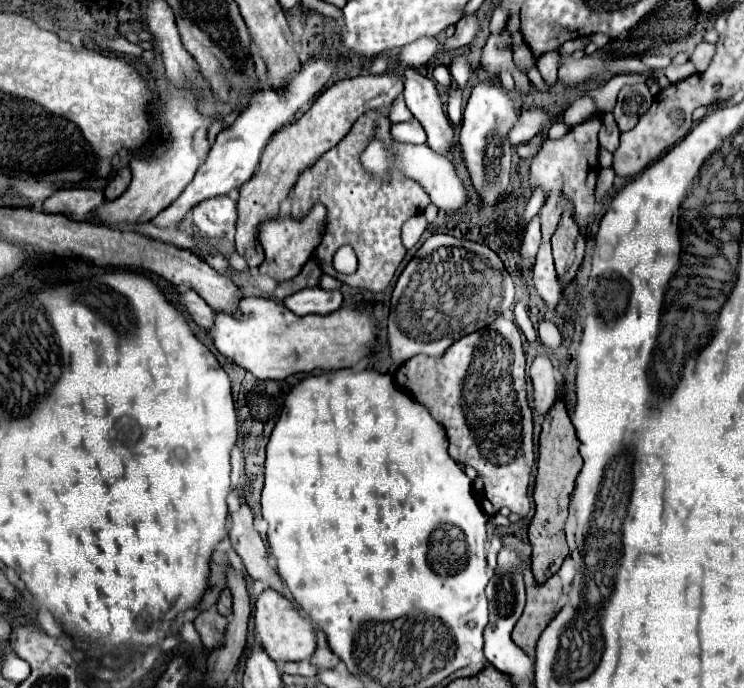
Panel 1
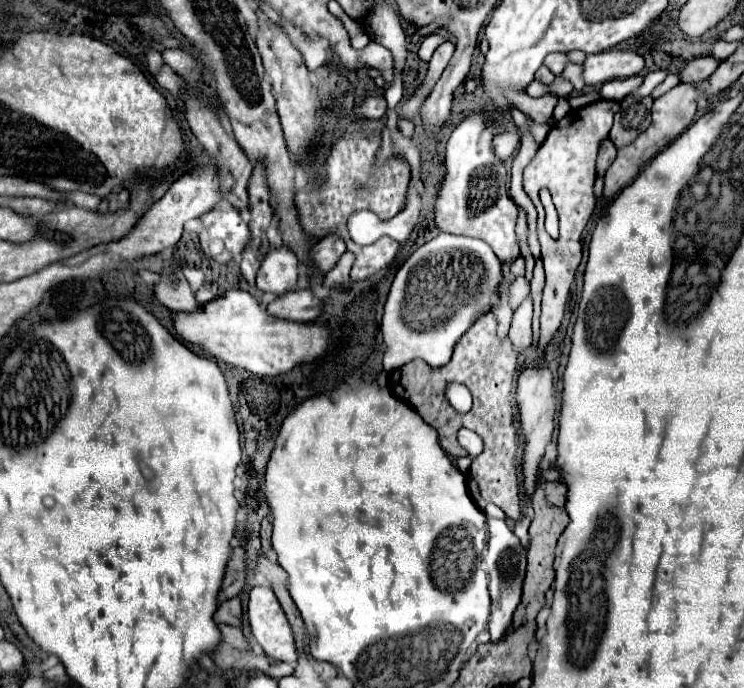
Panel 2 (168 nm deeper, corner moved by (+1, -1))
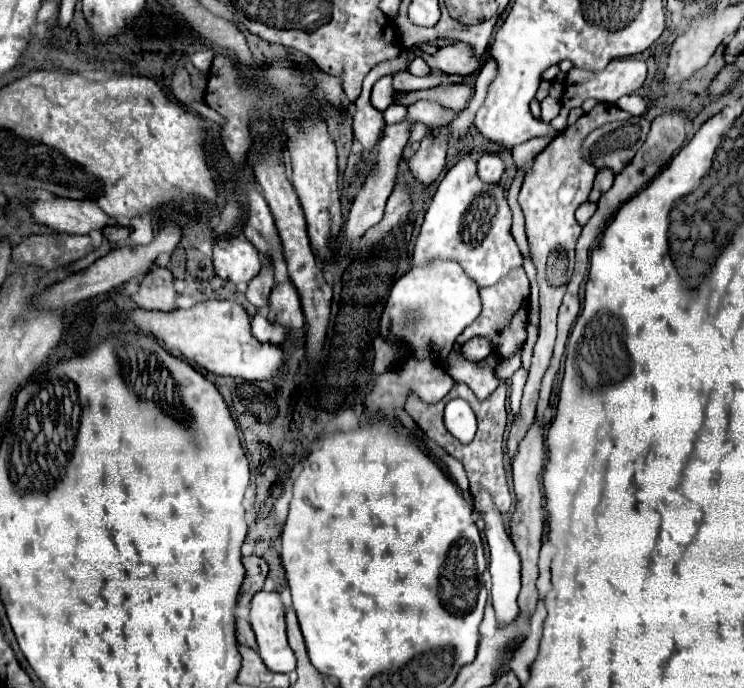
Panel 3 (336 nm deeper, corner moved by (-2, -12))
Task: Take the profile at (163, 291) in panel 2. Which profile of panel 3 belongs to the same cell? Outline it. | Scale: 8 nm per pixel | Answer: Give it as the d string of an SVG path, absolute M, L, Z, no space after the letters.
M152 268L140 282L140 288L130 298L138 308L144 310L174 310L176 308L176 290L174 278L168 268Z

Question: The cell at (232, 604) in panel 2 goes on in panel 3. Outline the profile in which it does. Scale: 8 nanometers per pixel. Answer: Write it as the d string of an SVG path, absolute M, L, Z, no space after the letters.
M238 618L238 622L236 622L236 636L238 636L238 644L256 648L256 638L254 638L254 632L252 632L252 626L248 624L248 620Z

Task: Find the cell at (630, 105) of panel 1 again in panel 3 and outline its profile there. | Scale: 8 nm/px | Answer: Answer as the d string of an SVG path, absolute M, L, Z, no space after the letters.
M632 116L626 122L610 122L590 132L582 142L582 156L598 170L610 168L620 174L644 144L650 122L644 116Z

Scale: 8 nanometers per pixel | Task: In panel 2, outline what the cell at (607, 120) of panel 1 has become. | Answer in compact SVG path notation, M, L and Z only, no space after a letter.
M609 137L603 139L601 147L599 147L599 157L597 157L597 175L605 175L607 167L615 159L615 153L617 153L617 147L613 145L613 141Z

